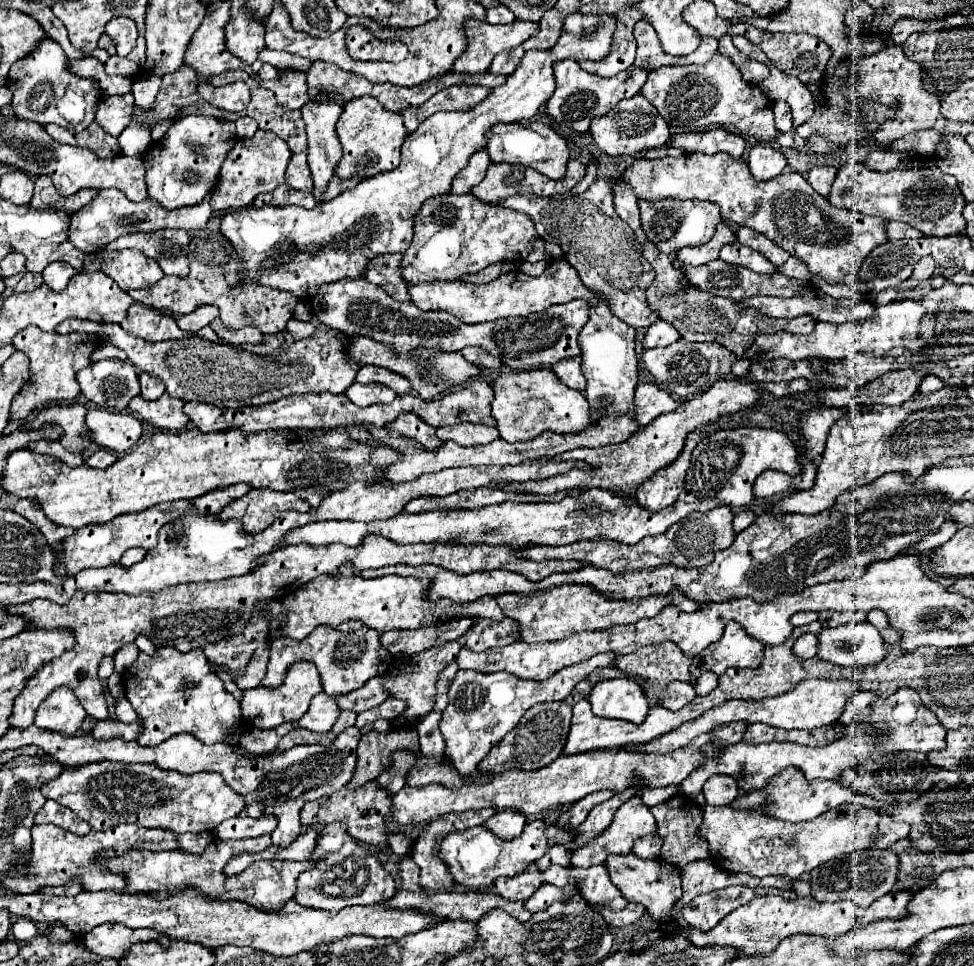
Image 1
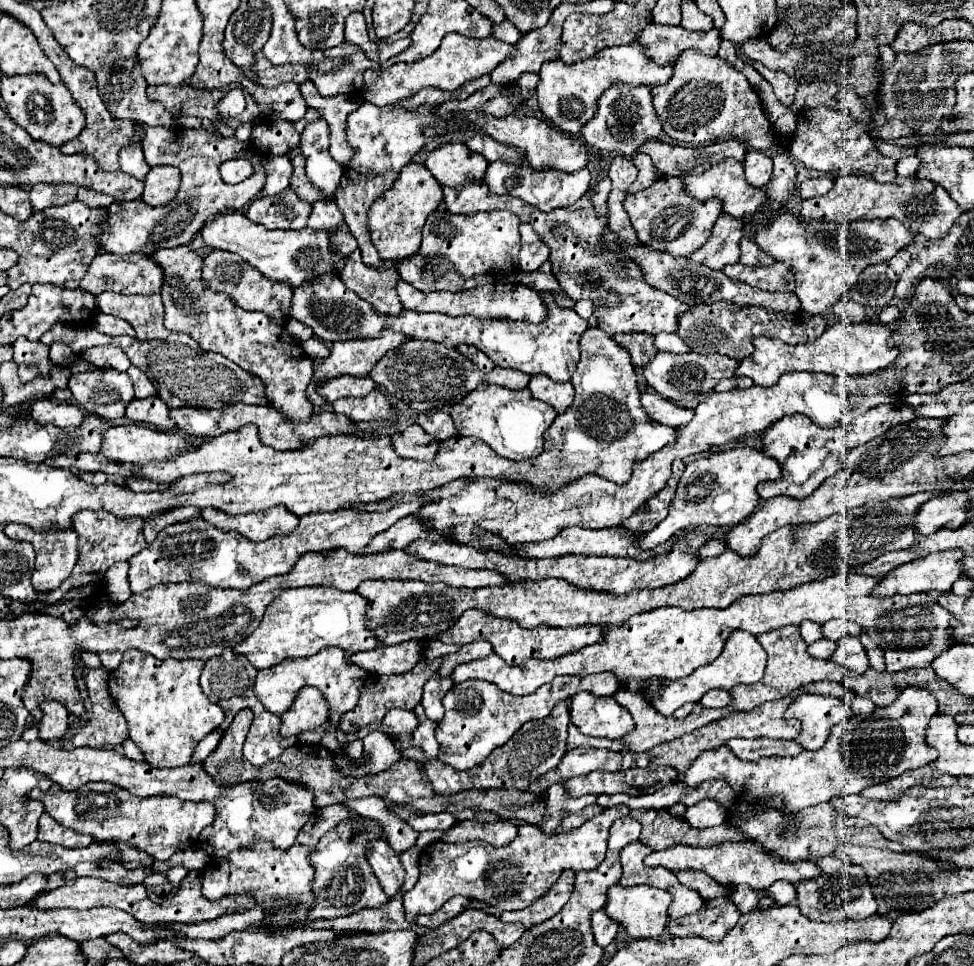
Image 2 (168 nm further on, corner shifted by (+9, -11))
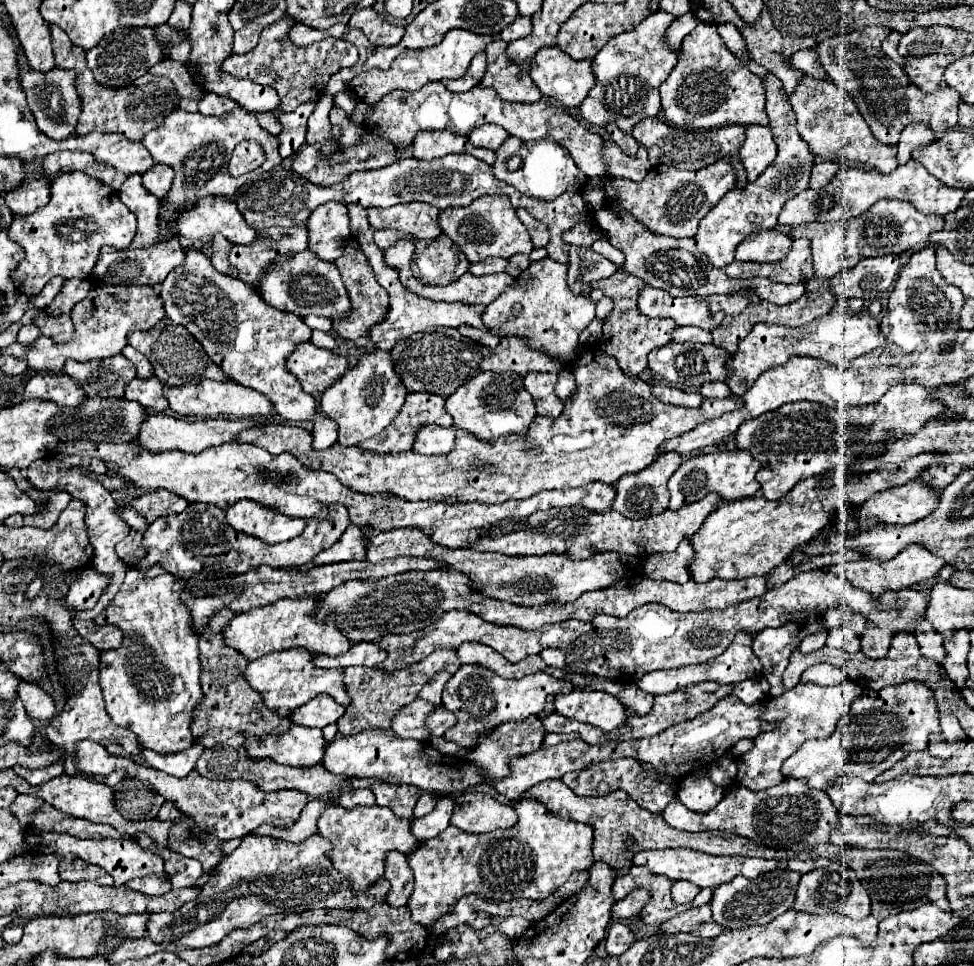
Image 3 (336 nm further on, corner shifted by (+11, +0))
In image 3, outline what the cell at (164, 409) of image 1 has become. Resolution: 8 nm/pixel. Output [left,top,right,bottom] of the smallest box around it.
[126,376,168,412]

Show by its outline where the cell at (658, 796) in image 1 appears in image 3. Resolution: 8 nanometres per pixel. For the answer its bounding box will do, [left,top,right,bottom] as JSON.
[408,798,594,930]

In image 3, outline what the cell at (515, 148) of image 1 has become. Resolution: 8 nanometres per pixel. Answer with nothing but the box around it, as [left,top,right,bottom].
[468,124,508,150]

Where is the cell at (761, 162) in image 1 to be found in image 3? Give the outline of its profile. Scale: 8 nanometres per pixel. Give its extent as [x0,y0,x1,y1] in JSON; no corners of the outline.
[738,126,776,182]

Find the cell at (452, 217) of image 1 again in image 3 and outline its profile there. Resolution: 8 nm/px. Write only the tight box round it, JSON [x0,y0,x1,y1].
[438,196,534,262]

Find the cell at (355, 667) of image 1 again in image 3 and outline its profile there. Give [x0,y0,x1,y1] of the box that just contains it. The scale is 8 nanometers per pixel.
[246,648,348,714]

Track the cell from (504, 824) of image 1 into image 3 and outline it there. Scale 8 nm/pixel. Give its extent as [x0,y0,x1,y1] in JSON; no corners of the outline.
[450,794,518,834]

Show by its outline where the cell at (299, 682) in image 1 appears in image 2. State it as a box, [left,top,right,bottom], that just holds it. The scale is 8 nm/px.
[280,687,328,737]

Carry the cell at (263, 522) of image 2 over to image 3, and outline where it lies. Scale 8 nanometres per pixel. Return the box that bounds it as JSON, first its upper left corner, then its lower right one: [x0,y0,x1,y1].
[224,500,306,544]

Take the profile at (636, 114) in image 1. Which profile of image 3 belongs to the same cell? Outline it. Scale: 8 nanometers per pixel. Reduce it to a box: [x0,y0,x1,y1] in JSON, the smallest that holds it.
[580,12,678,134]

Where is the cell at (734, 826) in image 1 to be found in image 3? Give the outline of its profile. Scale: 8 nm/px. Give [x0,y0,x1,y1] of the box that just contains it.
[632,848,780,888]

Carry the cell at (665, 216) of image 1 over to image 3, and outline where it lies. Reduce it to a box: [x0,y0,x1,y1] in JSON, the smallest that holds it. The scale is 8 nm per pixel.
[606,160,734,238]

